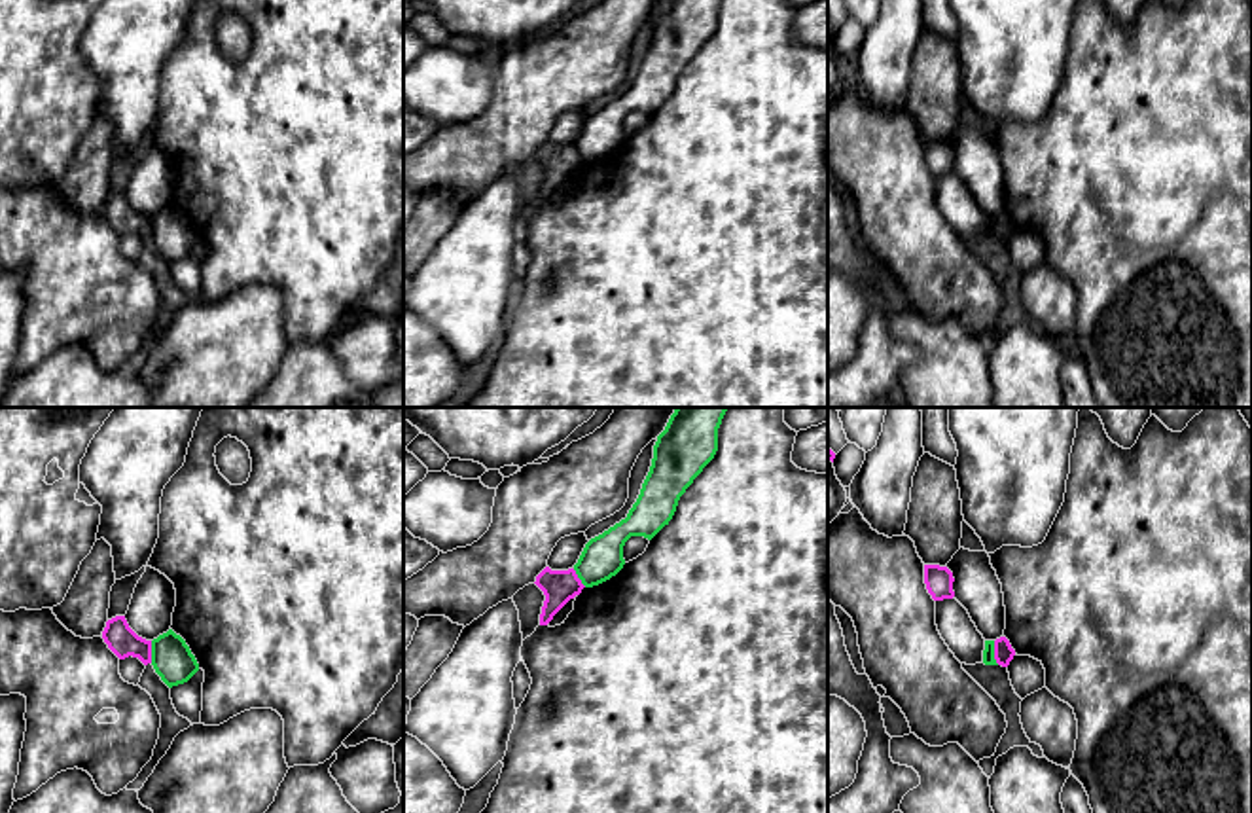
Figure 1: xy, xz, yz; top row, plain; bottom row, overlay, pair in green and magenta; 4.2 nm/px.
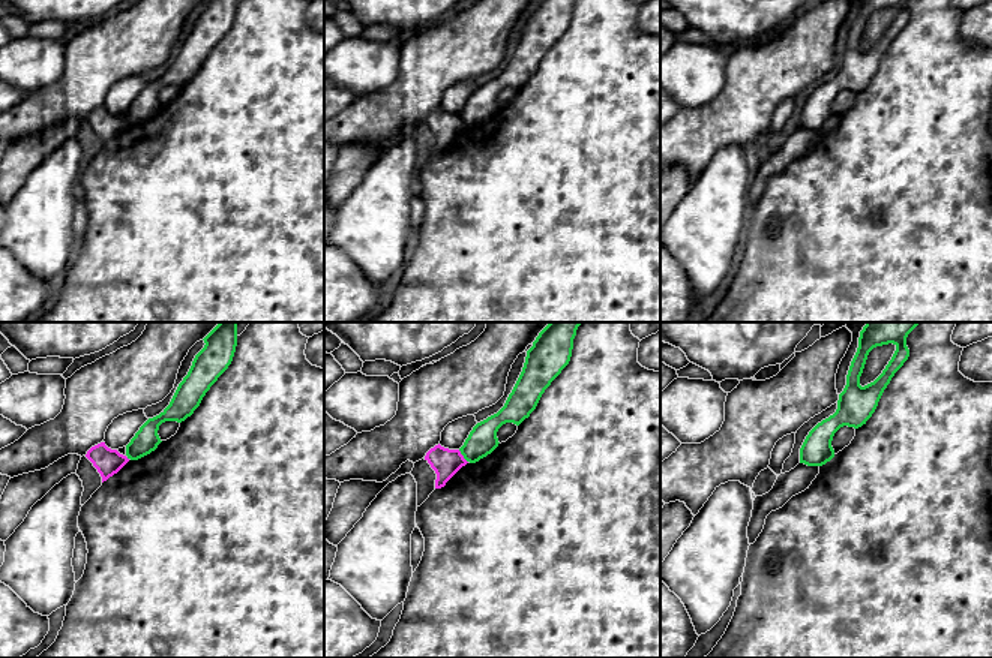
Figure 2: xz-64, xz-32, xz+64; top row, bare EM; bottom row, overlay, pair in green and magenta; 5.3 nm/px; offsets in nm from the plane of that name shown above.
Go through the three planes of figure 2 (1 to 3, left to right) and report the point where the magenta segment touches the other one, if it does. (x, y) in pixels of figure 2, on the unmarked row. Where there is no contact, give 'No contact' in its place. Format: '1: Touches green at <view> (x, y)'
1: No contact
2: Touches green at xz-32 (462, 119)
3: No contact

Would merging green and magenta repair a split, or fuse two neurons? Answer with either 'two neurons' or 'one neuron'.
two neurons

